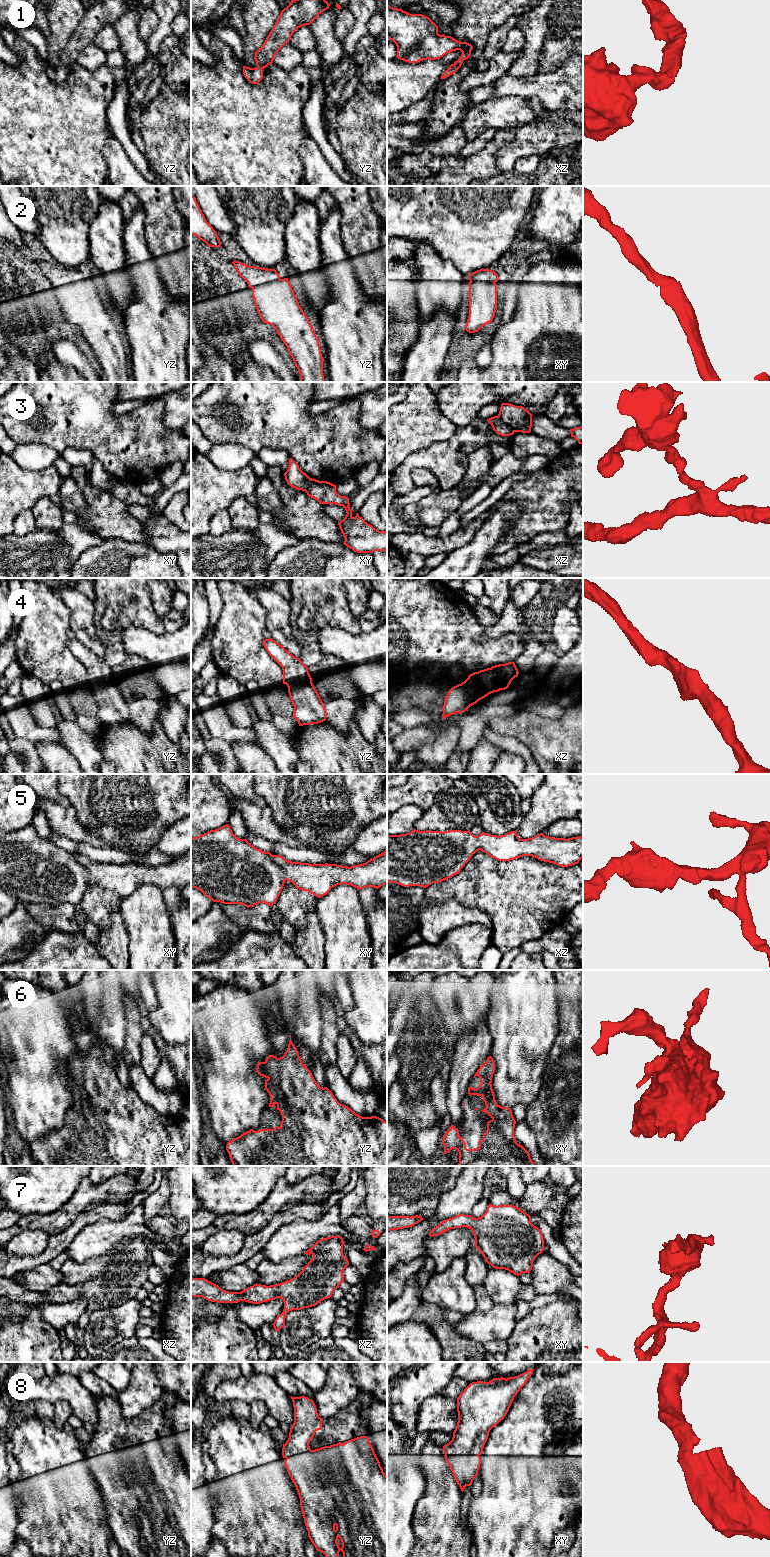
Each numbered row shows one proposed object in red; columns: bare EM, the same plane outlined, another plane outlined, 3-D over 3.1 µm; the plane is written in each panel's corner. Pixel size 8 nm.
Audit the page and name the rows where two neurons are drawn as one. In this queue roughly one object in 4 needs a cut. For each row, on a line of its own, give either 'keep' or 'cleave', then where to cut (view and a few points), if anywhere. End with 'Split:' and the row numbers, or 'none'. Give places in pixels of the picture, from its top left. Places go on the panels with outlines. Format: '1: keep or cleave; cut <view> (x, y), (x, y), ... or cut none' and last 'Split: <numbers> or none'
1: keep; cut none
2: keep; cut none
3: cleave; cut xz (497, 416), (514, 431)
4: keep; cut none
5: keep; cut none
6: keep; cut none
7: keep; cut none
8: keep; cut none
Split: 3

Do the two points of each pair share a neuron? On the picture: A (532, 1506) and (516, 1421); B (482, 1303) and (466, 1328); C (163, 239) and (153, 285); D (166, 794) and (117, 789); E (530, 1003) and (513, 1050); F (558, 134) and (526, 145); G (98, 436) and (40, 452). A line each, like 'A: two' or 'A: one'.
A: one
B: two
C: two
D: one
E: one
F: one
G: two

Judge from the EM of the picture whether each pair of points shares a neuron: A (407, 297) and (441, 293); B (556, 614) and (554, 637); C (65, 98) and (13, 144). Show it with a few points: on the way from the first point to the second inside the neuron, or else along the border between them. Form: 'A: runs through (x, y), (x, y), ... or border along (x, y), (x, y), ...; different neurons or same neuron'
A: border along (418, 280), (416, 301), (419, 313); different neurons
B: runs through (556, 620), (556, 631); same neuron
C: runs through (52, 111), (34, 129), (26, 131); same neuron

